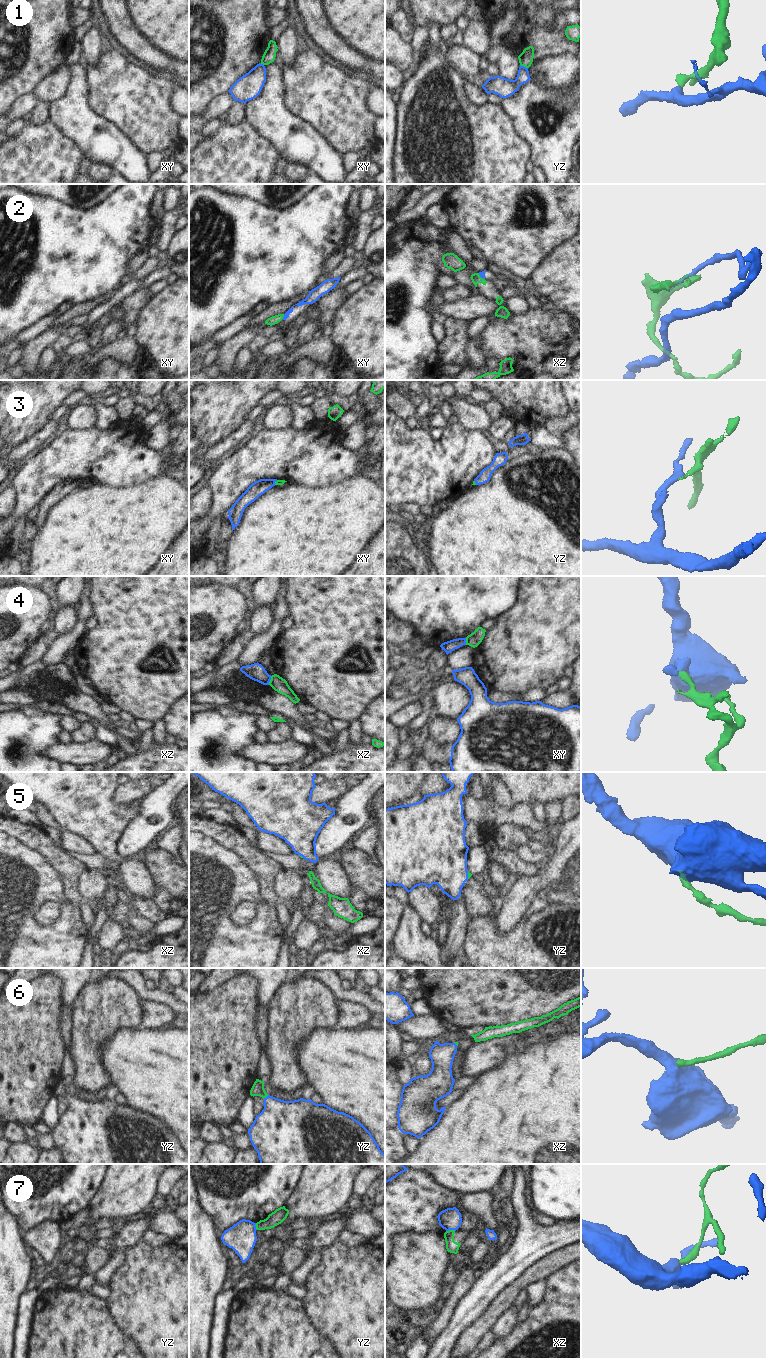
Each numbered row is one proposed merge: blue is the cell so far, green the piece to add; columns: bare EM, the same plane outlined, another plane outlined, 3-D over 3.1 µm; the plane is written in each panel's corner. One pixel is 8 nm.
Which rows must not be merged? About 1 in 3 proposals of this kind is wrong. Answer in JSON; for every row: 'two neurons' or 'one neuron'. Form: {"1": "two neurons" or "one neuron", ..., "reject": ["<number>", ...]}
{"1": "two neurons", "2": "two neurons", "3": "two neurons", "4": "two neurons", "5": "one neuron", "6": "one neuron", "7": "two neurons", "reject": ["1", "2", "3", "4", "7"]}

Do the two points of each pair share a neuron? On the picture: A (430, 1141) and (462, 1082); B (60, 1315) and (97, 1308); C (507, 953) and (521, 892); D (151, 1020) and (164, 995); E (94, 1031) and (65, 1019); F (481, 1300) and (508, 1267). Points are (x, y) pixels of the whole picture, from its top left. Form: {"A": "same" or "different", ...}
{"A": "different", "B": "same", "C": "different", "D": "different", "E": "different", "F": "same"}

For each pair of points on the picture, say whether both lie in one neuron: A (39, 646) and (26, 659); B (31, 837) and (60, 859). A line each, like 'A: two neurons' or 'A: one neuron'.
A: one neuron
B: one neuron

